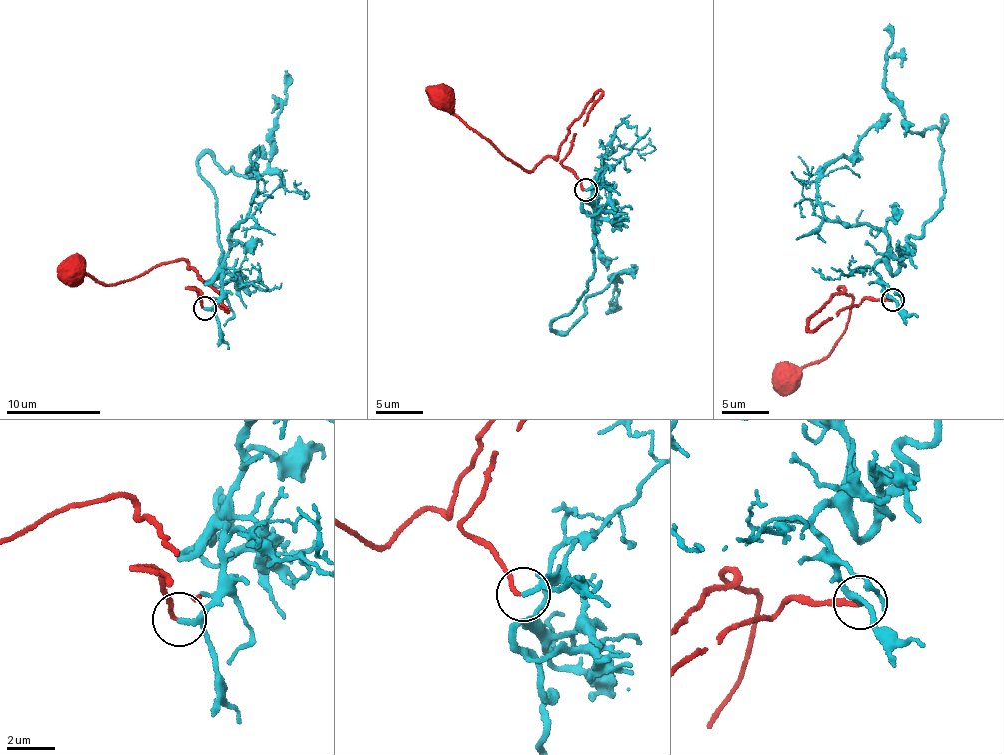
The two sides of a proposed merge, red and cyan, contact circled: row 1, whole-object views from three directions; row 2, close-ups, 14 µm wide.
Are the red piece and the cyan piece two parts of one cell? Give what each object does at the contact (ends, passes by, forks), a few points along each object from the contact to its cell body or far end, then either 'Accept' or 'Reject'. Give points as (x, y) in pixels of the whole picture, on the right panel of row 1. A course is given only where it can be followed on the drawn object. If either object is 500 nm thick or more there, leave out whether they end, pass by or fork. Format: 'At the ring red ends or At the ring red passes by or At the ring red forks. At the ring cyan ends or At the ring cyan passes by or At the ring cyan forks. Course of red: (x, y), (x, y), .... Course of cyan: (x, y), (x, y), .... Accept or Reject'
At the ring red ends. At the ring cyan passes by. Course of red: (892, 299), (867, 298), (812, 330), (809, 318), (840, 288), (852, 298), (847, 328), (827, 356), (773, 390). Course of cyan: (892, 299), (874, 266), (895, 273), (940, 208), (945, 127), (904, 125), (884, 85), (889, 23). Accept

